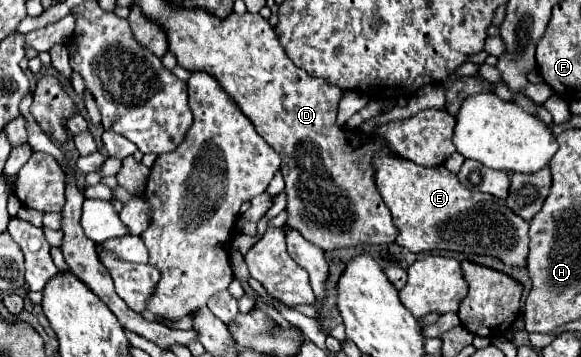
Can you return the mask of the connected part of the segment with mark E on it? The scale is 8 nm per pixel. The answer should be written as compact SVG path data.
M385 143L375 151L373 159L375 185L387 203L393 225L397 227L397 245L411 253L447 249L459 253L495 255L509 265L523 265L529 253L529 223L515 215L507 203L489 193L473 193L465 189L457 175L445 165L423 167L395 155Z

